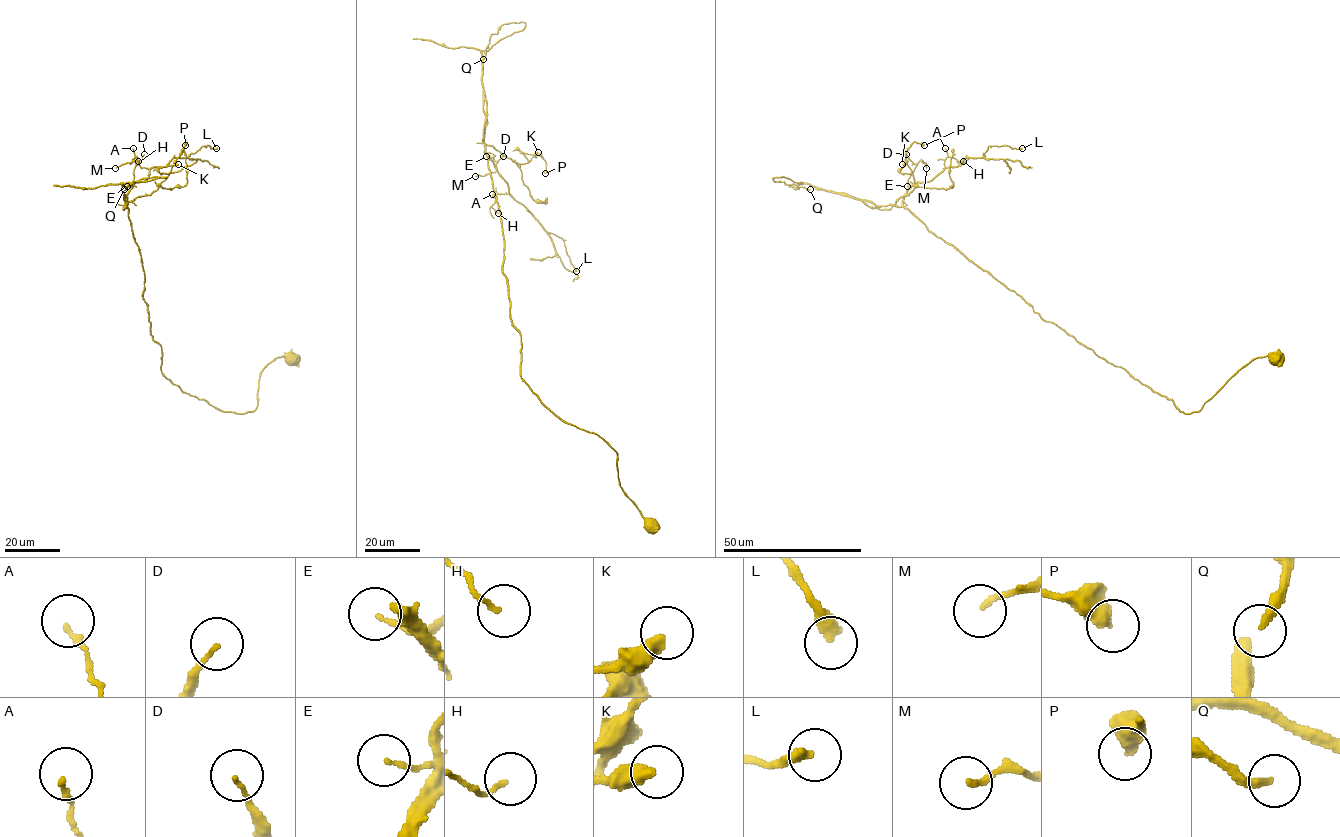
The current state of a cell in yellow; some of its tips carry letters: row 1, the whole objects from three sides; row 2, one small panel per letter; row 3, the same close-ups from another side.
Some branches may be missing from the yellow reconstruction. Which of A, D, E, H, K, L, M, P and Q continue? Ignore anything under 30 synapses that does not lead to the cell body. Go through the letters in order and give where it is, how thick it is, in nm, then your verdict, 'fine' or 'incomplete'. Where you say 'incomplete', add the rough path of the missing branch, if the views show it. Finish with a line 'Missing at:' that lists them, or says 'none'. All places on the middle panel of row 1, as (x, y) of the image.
A: place (492, 194); calibre 160 nm; fine
D: place (503, 156); calibre 100 nm; fine
E: place (486, 156); calibre 110 nm; fine
H: place (498, 213); calibre 110 nm; fine
K: place (538, 152); calibre 420 nm; fine
L: place (576, 271); calibre 340 nm; fine
M: place (475, 176); calibre 160 nm; fine
P: place (545, 173); calibre 440 nm; fine
Q: place (483, 59); calibre 240 nm; fine
Missing at: none

